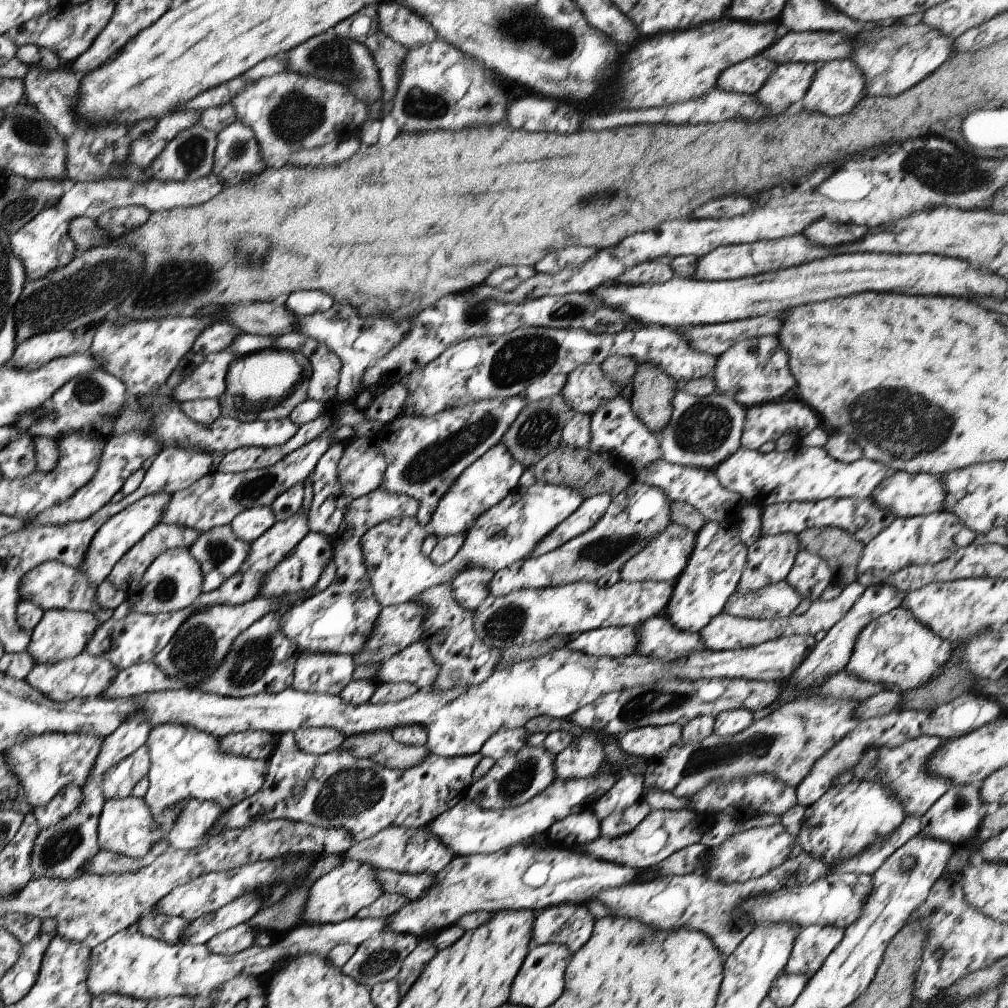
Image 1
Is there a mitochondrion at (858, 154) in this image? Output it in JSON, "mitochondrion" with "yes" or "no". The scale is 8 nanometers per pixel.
{"mitochondrion":"no"}

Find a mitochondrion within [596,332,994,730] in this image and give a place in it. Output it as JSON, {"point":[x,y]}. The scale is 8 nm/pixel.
{"point":[902,424]}

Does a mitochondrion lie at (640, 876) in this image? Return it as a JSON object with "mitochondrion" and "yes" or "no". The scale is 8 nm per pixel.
{"mitochondrion":"no"}

